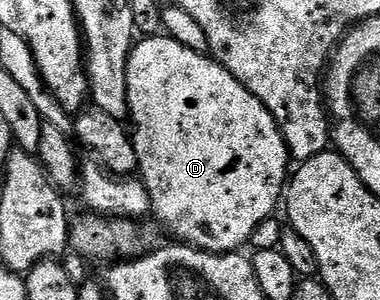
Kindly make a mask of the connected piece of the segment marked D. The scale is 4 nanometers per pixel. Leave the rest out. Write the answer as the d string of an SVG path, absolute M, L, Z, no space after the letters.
M168 34L150 36L134 43L133 51L129 53L128 73L129 109L132 123L137 123L137 129L132 129L131 132L134 150L138 154L140 169L143 172L145 170L143 183L151 193L152 209L165 223L166 230L173 235L170 237L176 238L182 244L191 244L194 248L202 248L204 252L220 254L244 249L244 244L248 245L252 241L257 227L276 213L273 211L279 208L282 203L283 193L286 191L287 181L291 176L289 146L285 143L285 133L281 132L277 120L267 110L267 106L263 106L263 102L259 102L259 98L255 98L255 94L251 94L251 90L247 90L247 86L239 83L223 65L217 63L212 55L189 49Z

